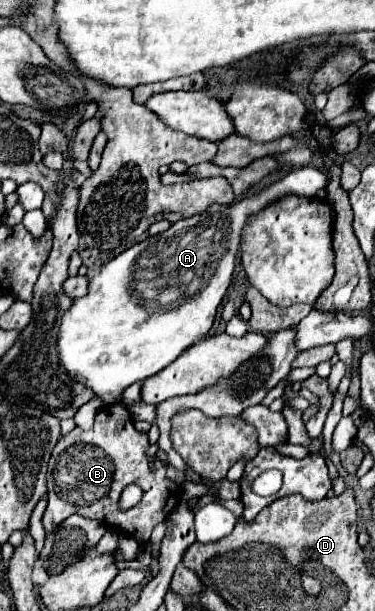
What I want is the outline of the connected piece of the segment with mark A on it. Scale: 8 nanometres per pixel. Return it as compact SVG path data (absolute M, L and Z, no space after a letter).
M315 167L293 169L283 179L267 187L253 187L241 199L235 199L227 207L217 203L203 213L173 223L165 233L147 237L145 241L129 247L127 251L105 263L97 275L91 275L89 293L81 299L75 299L63 317L57 343L61 351L61 365L105 403L121 399L121 393L129 385L145 381L147 377L159 373L163 367L173 363L189 345L207 337L215 321L215 311L231 285L247 221L281 197L313 197L323 187L327 187L327 175L323 171Z

